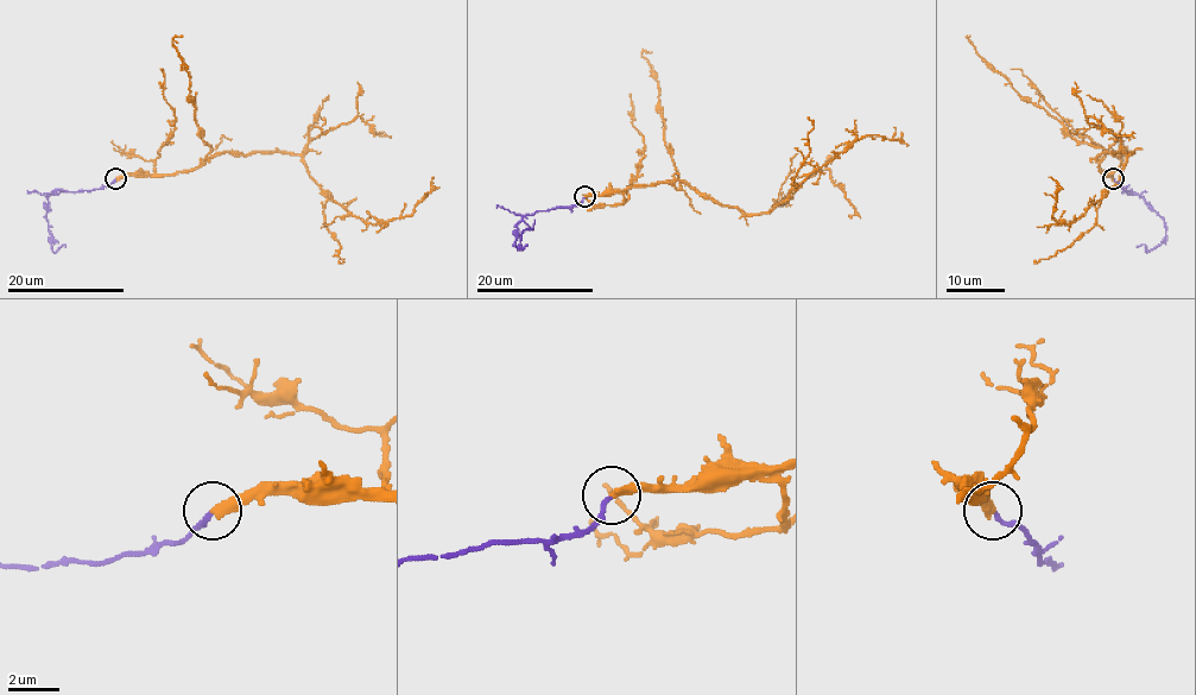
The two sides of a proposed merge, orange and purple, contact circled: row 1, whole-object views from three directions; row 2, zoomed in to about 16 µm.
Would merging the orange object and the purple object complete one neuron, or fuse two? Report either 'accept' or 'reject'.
reject

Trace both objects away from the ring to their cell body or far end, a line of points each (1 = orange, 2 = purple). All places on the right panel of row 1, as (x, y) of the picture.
1: (1113, 178), (1096, 159), (1131, 152), (1120, 179), (1071, 223), (1061, 223), (1051, 216), (1057, 183), (1049, 177)
2: (1114, 178), (1127, 191), (1132, 190), (1141, 197), (1164, 221), (1165, 239), (1150, 252), (1144, 244), (1137, 247)

